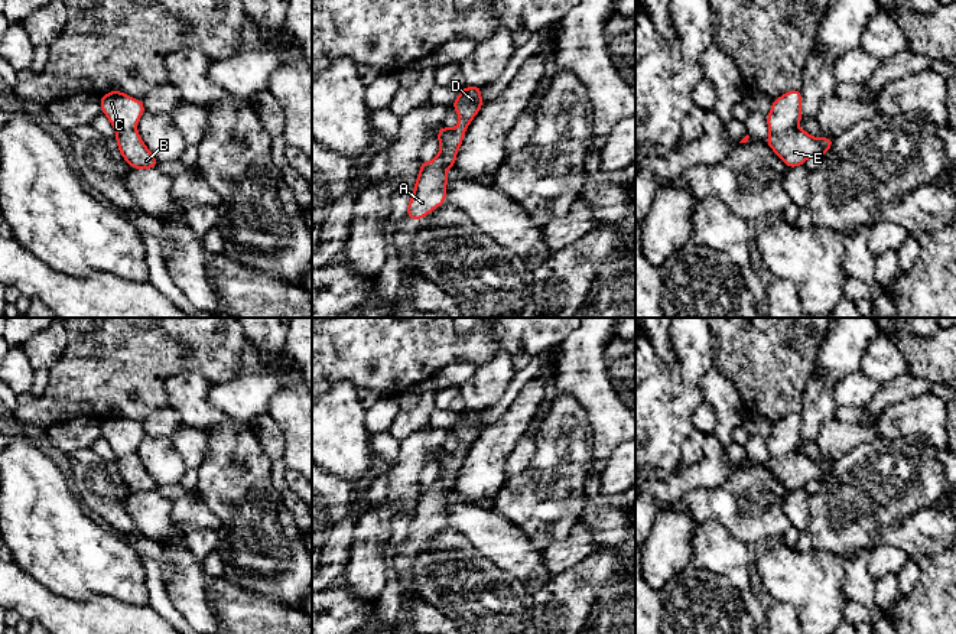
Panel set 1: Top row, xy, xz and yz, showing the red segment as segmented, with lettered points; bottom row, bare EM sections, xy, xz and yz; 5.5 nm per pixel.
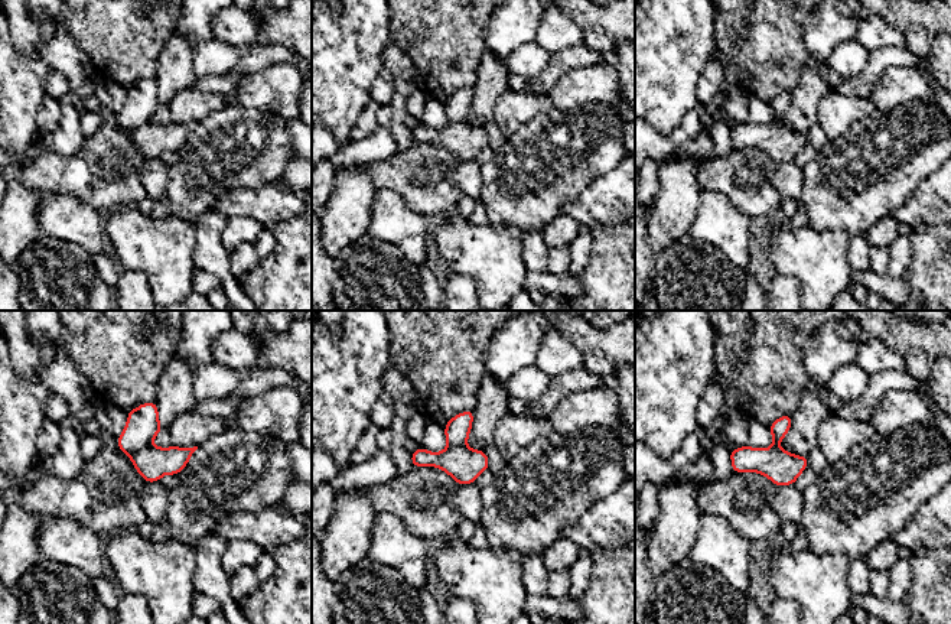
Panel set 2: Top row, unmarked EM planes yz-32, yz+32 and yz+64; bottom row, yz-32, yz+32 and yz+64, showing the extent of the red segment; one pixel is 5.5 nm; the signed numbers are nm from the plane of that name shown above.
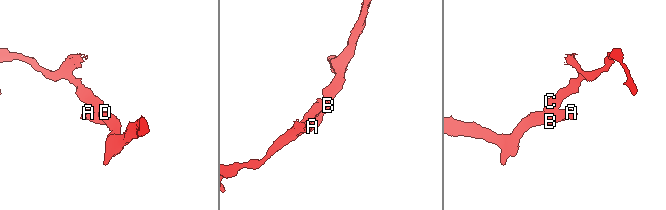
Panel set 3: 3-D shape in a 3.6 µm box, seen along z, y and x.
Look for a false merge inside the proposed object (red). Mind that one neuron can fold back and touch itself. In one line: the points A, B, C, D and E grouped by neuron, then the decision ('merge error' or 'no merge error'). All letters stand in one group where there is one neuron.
A B D E / C; merge error

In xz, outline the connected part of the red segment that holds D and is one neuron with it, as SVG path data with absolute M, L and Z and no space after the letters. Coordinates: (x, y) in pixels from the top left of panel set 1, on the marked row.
M465 87L452 103L459 116L459 124L451 129L449 140L439 146L439 155L430 162L422 162L414 192L407 205L407 220L422 220L446 201L446 170L455 168L466 127L482 108L481 90L482 87Z

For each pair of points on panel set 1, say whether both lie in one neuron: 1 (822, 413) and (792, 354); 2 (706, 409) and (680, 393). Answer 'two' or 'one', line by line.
1: two
2: two

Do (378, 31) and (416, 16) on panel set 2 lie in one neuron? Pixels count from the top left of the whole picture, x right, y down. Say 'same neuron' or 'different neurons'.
different neurons

